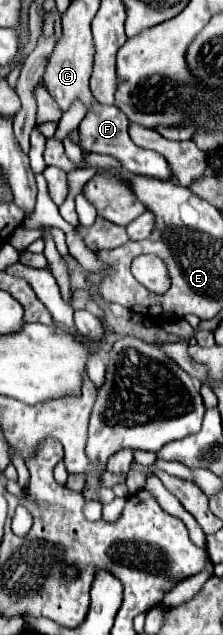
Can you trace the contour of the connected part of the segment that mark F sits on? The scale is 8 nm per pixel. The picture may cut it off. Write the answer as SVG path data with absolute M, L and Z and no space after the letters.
M96 104L96 110L92 110L92 114L86 114L86 118L78 126L80 144L88 154L96 152L96 154L106 154L106 156L116 158L122 164L122 168L132 172L132 174L144 174L144 176L154 176L154 178L170 178L172 174L168 170L168 162L164 162L164 158L160 154L156 154L154 150L138 148L128 136L128 124L130 124L128 118L116 106Z

